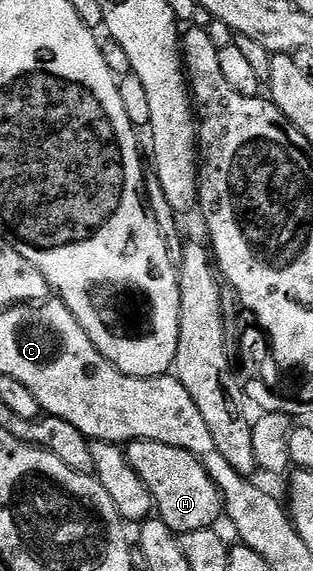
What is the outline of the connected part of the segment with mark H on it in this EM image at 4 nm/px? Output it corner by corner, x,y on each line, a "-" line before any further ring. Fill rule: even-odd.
132,439
126,444
125,456
133,473
137,475
145,485
145,489
151,494
151,502
157,512
157,518
165,521
169,529
182,537
194,531
205,531
216,526
215,522
225,515
223,506
223,494
217,489
217,485
205,469
203,462
193,453
189,453
180,447
165,445
161,441
152,439

